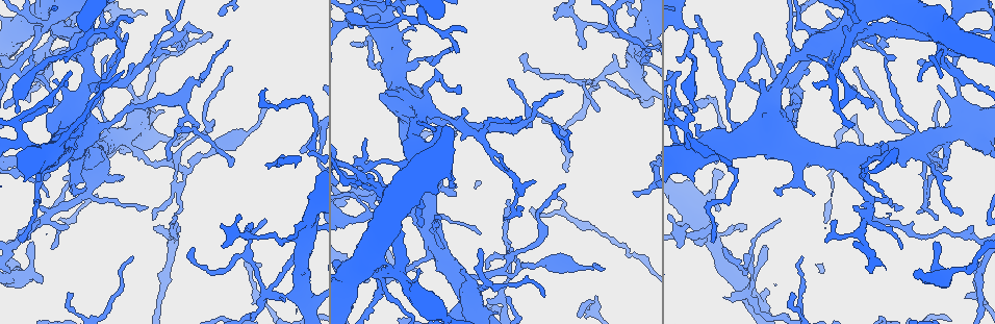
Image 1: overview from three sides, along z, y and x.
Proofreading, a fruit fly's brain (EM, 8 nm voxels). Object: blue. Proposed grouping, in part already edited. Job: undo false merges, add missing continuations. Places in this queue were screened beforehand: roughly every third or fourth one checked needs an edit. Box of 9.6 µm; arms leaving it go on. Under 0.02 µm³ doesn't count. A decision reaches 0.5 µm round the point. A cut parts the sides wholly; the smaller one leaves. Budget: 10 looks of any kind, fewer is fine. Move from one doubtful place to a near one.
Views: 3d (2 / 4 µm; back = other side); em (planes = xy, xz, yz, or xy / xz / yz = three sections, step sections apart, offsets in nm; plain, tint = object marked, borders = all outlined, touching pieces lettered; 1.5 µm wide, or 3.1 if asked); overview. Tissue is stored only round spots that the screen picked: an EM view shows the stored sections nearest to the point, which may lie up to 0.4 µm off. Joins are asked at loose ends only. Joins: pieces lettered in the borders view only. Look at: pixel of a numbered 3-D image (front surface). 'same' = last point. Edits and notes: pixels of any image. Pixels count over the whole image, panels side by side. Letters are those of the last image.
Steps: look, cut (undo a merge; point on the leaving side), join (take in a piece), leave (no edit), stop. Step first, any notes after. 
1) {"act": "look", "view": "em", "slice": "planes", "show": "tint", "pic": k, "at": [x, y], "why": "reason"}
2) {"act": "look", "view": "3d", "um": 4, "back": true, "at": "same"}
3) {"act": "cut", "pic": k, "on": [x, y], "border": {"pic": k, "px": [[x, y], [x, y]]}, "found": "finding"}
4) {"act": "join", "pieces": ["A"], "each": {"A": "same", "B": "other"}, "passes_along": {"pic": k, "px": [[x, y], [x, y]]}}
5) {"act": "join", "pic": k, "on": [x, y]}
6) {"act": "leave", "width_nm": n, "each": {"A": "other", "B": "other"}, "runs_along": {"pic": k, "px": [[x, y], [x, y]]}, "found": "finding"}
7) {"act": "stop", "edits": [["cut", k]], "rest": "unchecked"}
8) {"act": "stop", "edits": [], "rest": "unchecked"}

{"act": "look", "view": "em", "slice": "xy", "step": 4, "show": "borders", "pic": 1, "at": [38, 178]}

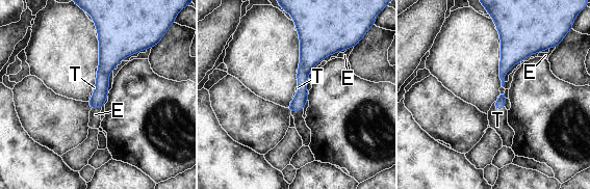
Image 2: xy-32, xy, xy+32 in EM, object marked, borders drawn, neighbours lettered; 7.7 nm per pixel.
{"act": "join", "pieces": ["T"], "longest_contact_nm": ["T", 100], "each": {"E": "other", "T": "same"}, "passes_along": {"pic": 2, "px": [[501, 102], [498, 109], [497, 119]]}, "found": "the neuron continues"}

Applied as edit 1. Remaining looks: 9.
{"act": "look", "view": "overview", "why": "redraw"}

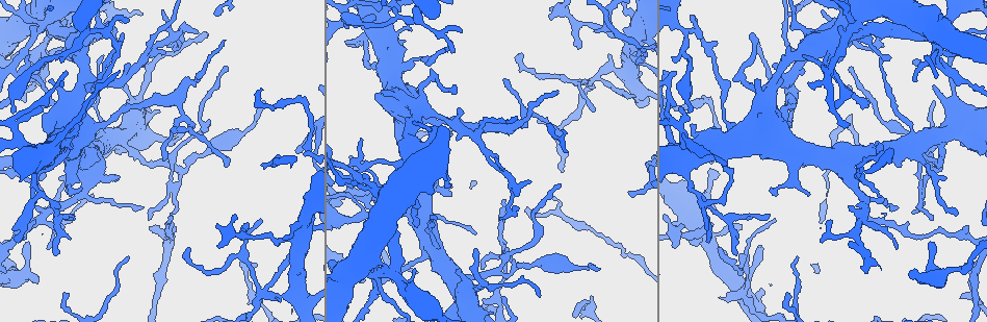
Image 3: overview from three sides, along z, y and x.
{"act": "look", "view": "3d", "um": 2, "pic": 3, "at": [164, 160]}

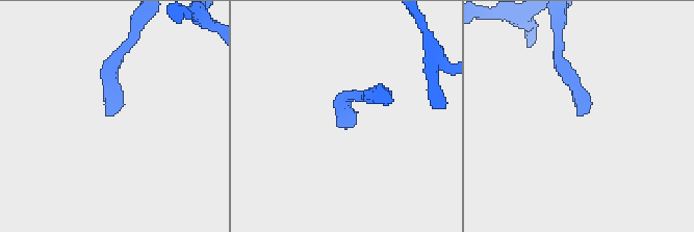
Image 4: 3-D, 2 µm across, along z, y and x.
{"act": "look", "view": "em", "slice": "planes", "show": "tint", "pic": 4, "at": [339, 119], "why": "shape alone is not enough"}

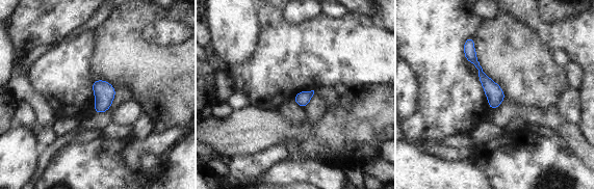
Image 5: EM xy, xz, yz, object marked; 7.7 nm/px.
{"act": "look", "view": "em", "slice": "planes", "show": "borders", "at": "same", "why": "what lies round it"}

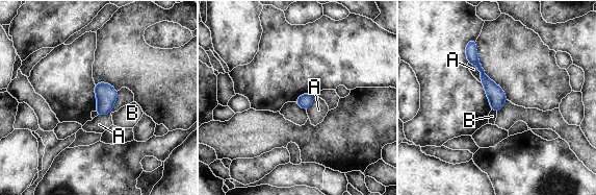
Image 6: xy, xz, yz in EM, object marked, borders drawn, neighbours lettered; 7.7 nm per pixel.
{"act": "leave", "each": {"A": "other", "B": "other"}, "runs_along": {"pic": 6, "px": [[471, 45], [496, 108]]}, "found": "none of them fits"}

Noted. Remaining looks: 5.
{"act": "look", "view": "em", "slice": "planes", "show": "tint", "pic": 3, "at": [74, 55], "why": "thick turns thin"}

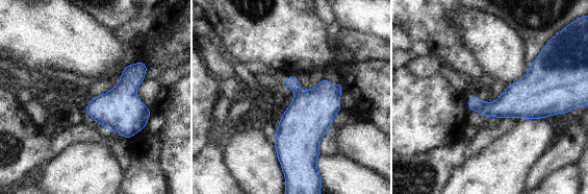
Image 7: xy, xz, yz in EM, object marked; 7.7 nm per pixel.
{"act": "look", "view": "em", "slice": "planes", "show": "borders", "at": "same"}

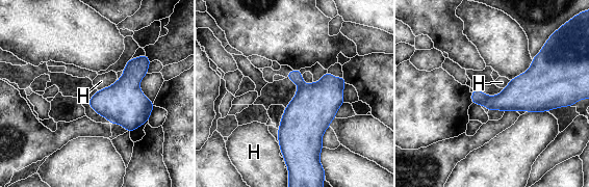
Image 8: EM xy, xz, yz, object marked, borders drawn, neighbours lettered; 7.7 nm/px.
{"act": "leave", "each": {"H": "other"}, "border": {"pic": 8, "px": [[116, 80], [98, 90]]}, "found": "one neuron here"}

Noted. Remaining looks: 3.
{"act": "look", "view": "3d", "um": 2, "pic": 3, "at": [854, 236], "why": "arms part here"}

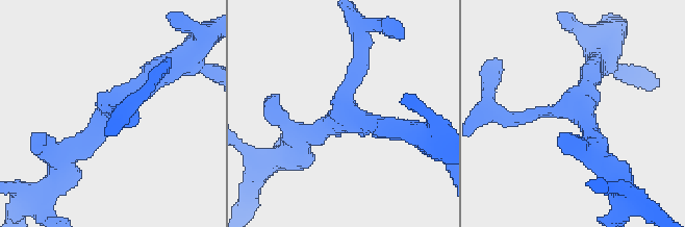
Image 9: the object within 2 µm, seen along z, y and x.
{"act": "look", "view": "em", "slice": "planes", "show": "borders", "pic": 9, "at": [578, 107], "why": "shape alone is not enough"}

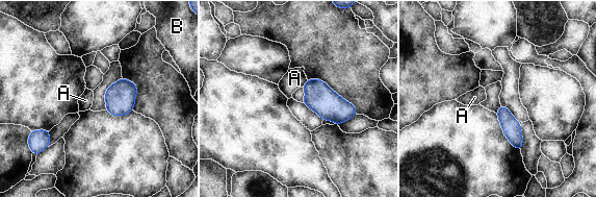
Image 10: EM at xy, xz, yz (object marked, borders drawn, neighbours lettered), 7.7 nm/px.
{"act": "leave", "each": {"A": "other", "B": "other"}, "border": {"pic": 10, "px": [[307, 79], [302, 87]]}, "found": "continuous, no second neuron"}

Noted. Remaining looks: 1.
{"act": "stop", "edits": [["join", 2]], "rest": "unchecked"}

